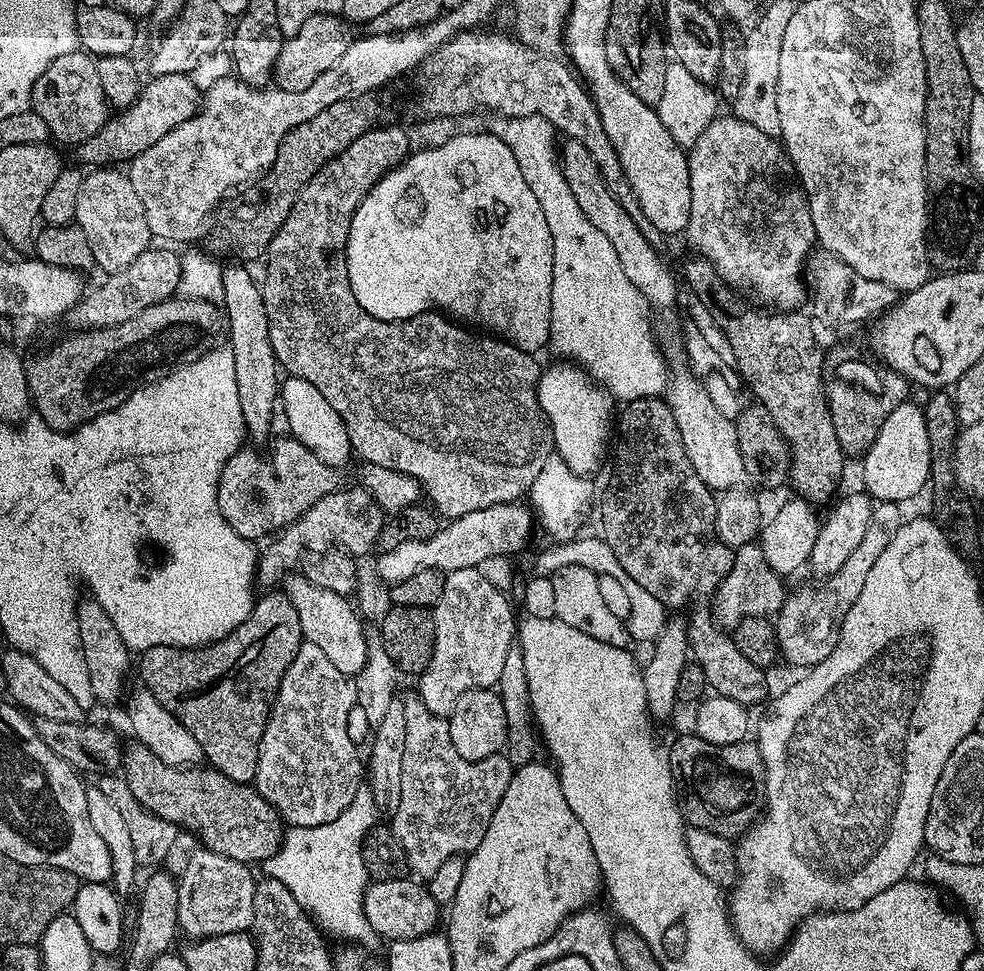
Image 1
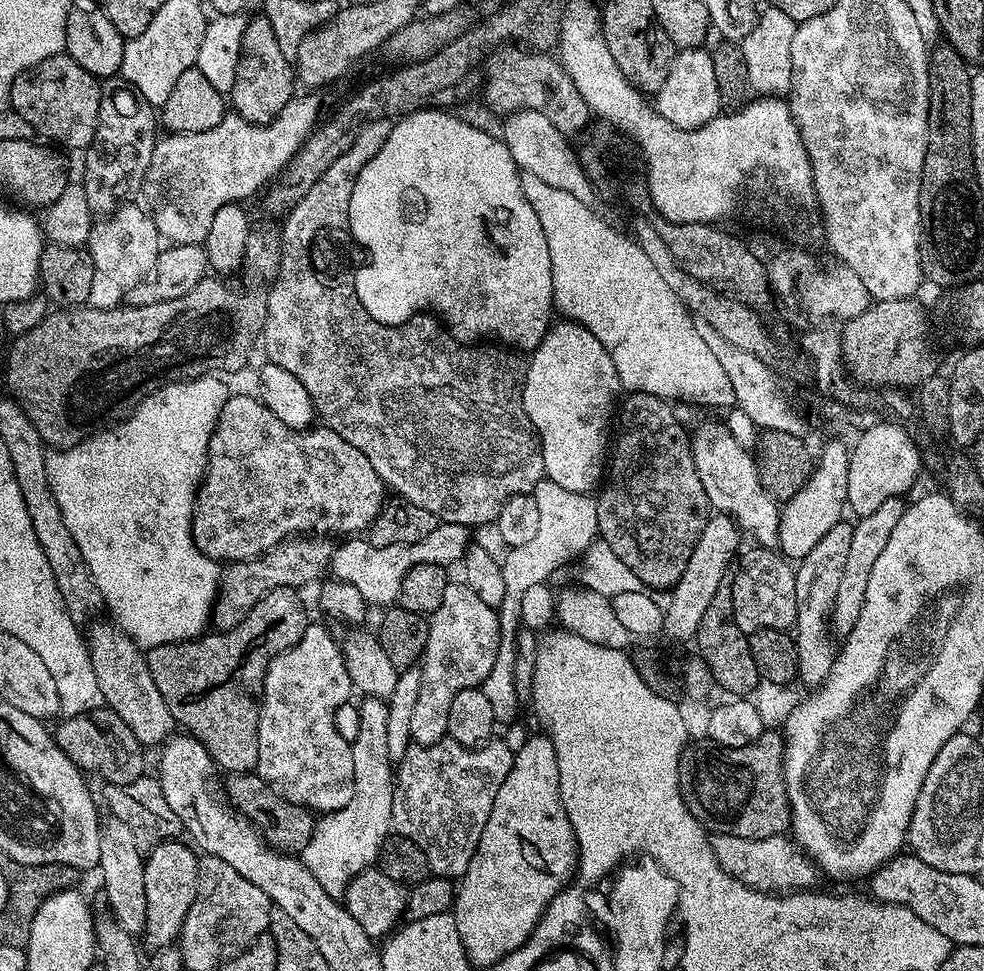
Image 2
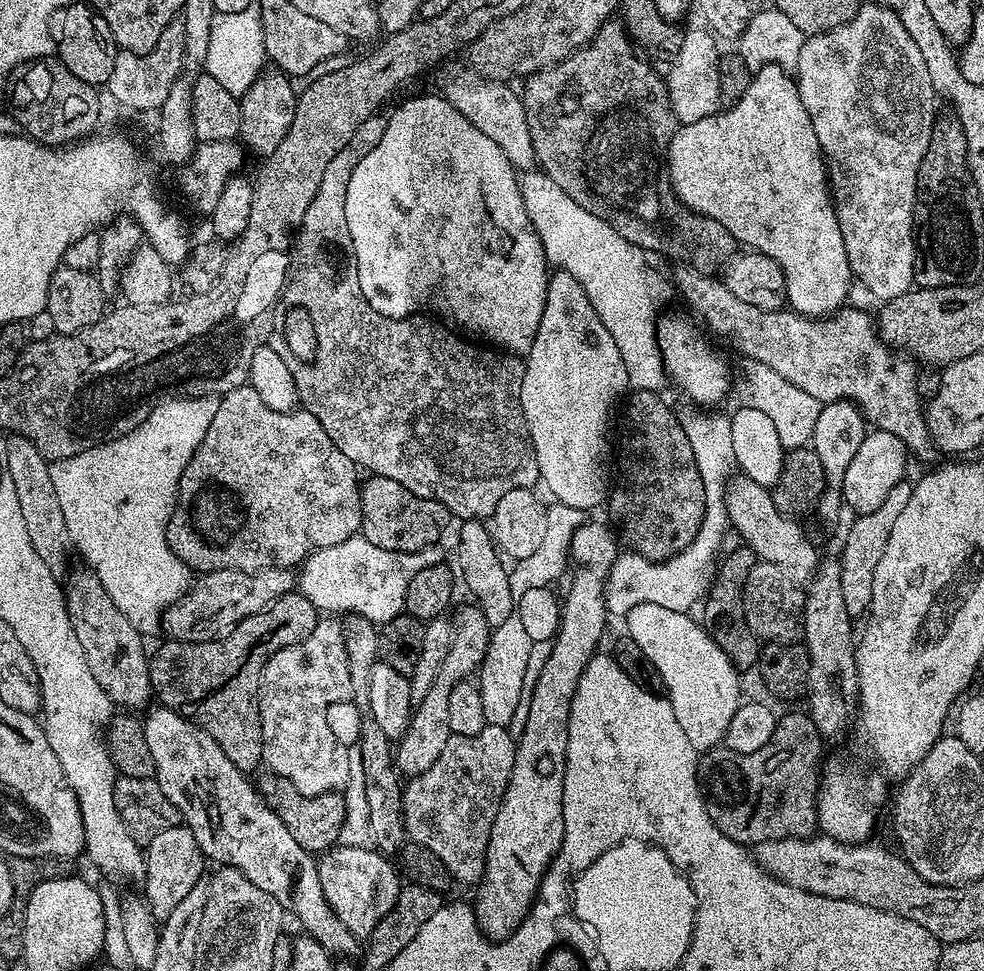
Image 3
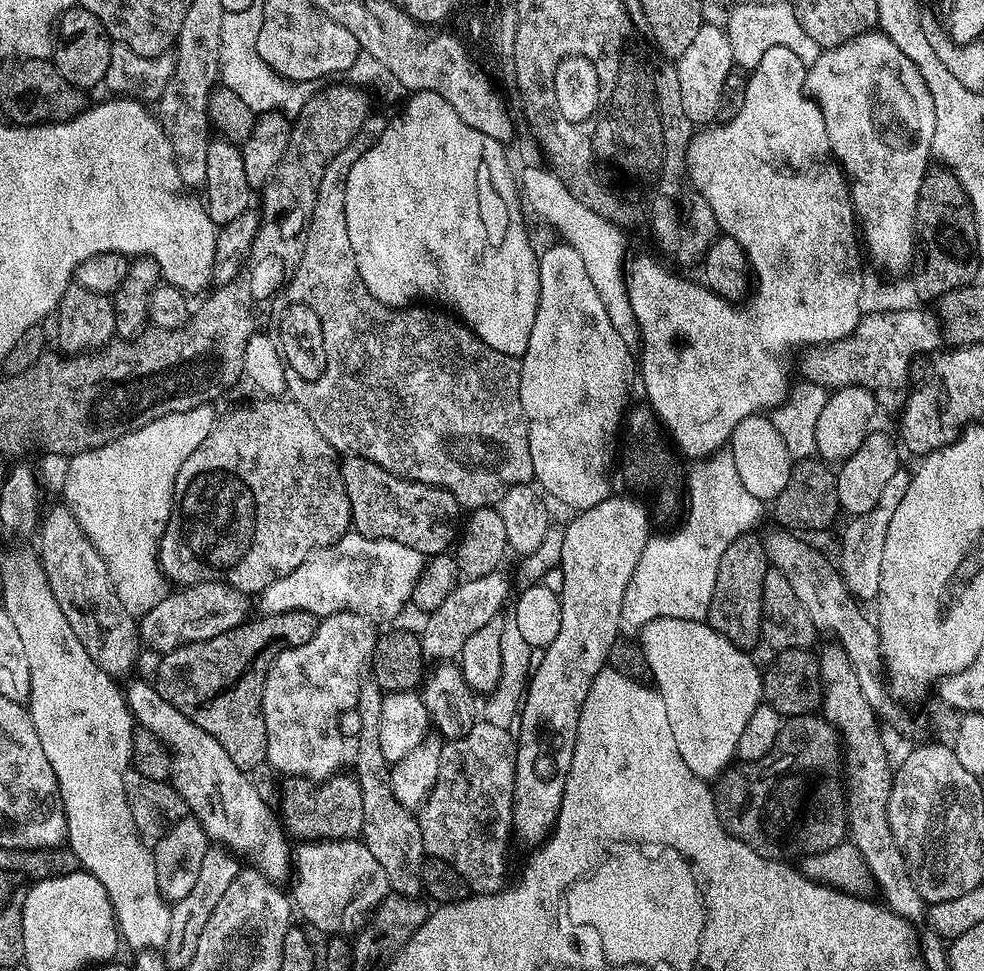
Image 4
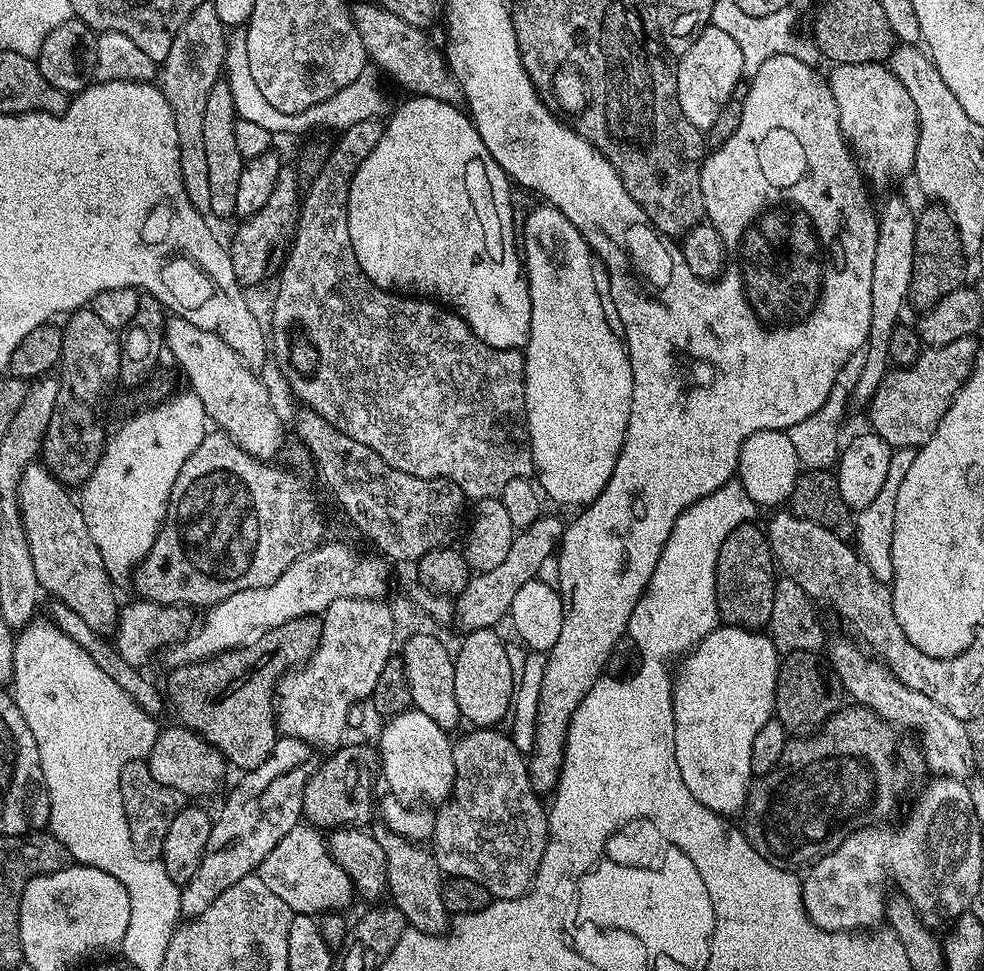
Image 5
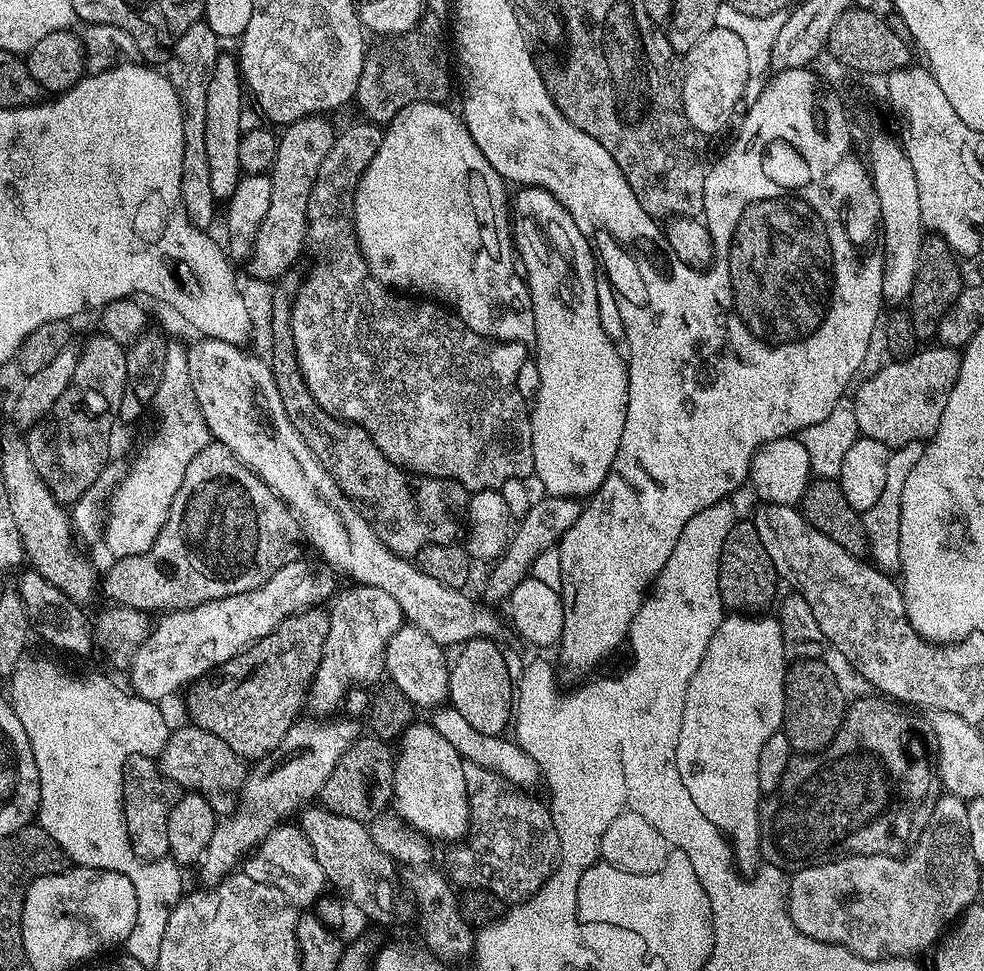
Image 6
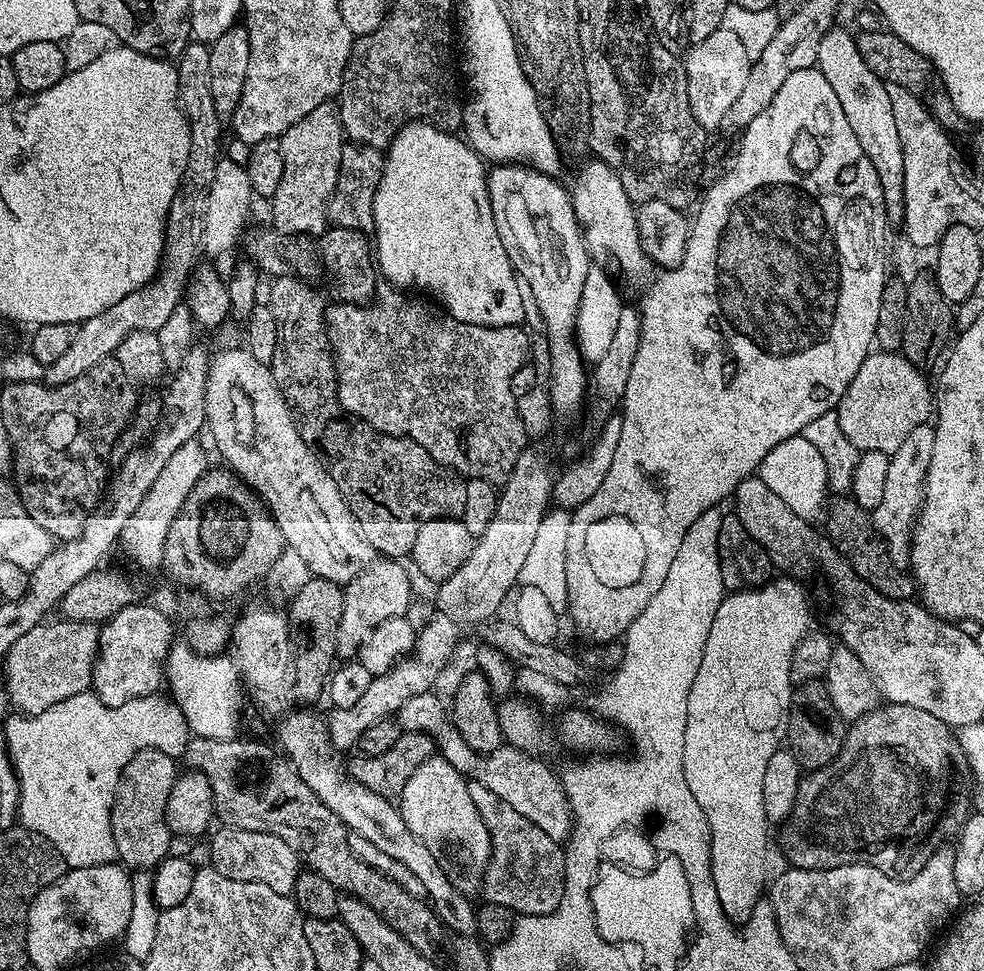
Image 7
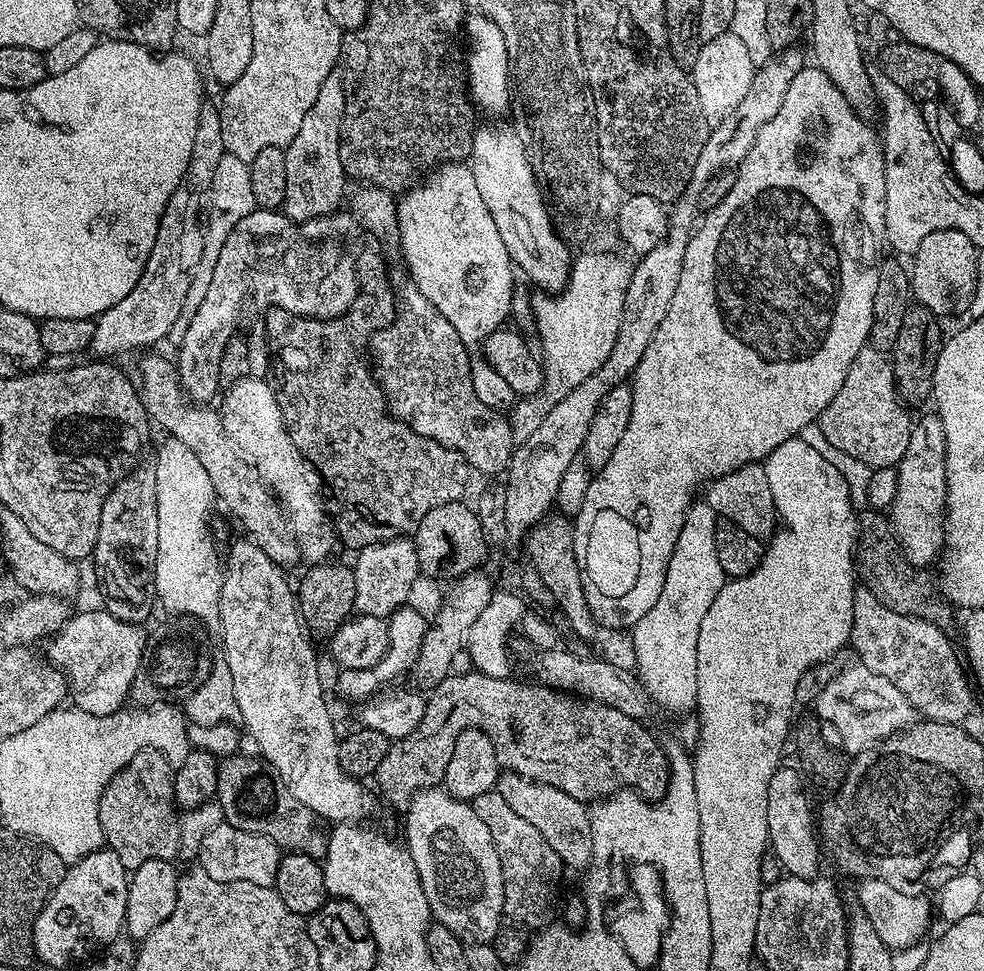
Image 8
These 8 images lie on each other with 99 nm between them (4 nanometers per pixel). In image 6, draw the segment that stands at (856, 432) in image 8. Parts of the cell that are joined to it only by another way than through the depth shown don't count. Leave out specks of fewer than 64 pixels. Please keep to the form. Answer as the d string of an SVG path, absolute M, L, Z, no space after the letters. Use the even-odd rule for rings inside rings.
M952 348L917 350L911 356L893 359L873 376L863 377L855 385L856 397L850 400L859 435L874 438L890 450L901 448L906 442L931 440L938 422L942 422L946 398L958 378L960 357L961 353Z

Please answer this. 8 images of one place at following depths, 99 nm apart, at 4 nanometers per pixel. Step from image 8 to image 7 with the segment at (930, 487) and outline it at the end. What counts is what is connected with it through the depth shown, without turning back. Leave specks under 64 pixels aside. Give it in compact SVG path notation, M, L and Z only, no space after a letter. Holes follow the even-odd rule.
M931 423L910 430L902 446L889 455L890 467L886 469L882 502L870 509L876 533L890 554L890 562L902 570L907 569L912 562L912 532L916 529L916 516L924 501L924 479L926 470L930 470L930 457L934 455L935 433L936 429Z

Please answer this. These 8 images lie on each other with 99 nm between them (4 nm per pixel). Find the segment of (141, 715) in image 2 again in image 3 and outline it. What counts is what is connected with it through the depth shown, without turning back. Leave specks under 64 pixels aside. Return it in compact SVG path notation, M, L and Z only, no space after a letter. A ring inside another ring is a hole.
M87 566L73 567L63 581L64 609L68 611L68 621L76 639L75 647L82 657L84 667L90 670L94 682L106 690L113 705L124 710L143 709L153 699L154 689L150 682L148 666L149 653L144 653L145 637L133 626L130 618L114 606L110 594L98 582L98 578Z

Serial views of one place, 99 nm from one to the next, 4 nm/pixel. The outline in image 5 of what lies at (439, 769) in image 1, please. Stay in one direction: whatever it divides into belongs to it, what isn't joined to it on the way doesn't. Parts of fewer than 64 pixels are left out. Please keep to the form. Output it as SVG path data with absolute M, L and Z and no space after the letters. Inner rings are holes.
M477 727L453 743L454 786L452 795L435 813L430 839L430 851L445 877L461 876L486 886L488 893L498 900L516 900L528 893L540 869L549 842L548 813L541 793L534 790L528 776L528 760L519 752L511 735L498 732L495 727Z

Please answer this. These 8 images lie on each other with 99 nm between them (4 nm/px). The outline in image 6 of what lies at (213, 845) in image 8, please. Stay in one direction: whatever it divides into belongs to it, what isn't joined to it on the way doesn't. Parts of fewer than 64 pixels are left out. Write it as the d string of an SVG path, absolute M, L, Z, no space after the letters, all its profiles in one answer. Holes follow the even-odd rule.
M288 822L273 828L271 834L251 849L250 855L243 861L242 872L243 875L254 878L254 882L274 886L300 910L307 909L304 908L307 904L308 907L315 905L326 888L324 875L308 845L308 839L299 827L292 825L291 828Z

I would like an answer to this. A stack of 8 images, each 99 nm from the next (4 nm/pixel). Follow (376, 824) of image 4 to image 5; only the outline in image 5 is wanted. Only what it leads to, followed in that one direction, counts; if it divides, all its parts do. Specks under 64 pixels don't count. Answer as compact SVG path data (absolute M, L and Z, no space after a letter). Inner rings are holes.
M388 827L379 828L375 829L374 835L378 846L382 846L382 854L386 858L387 891L390 896L392 892L391 903L398 910L402 910L405 921L415 931L443 933L449 927L450 913L442 898L445 877L441 873L438 862L427 847L407 840Z

